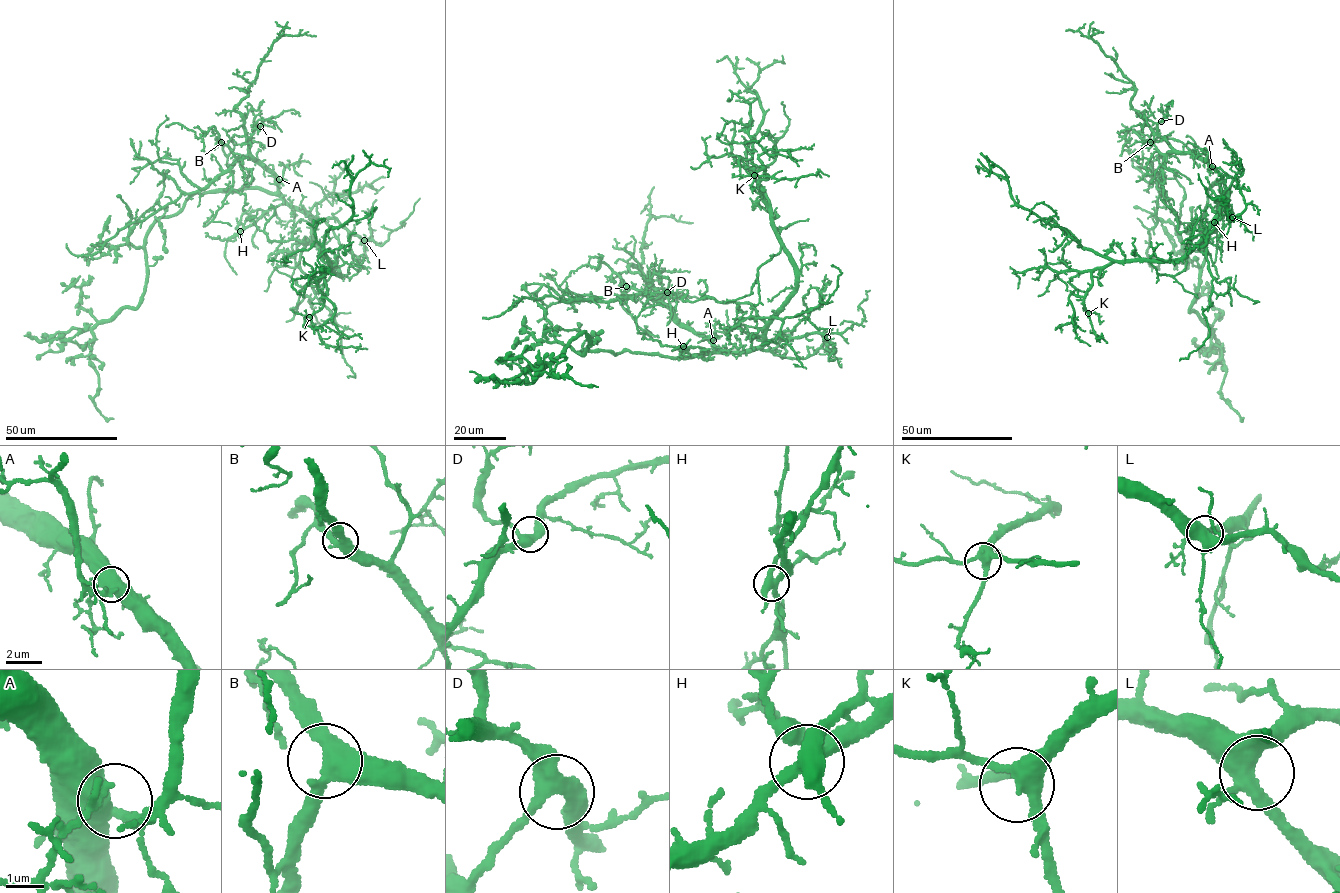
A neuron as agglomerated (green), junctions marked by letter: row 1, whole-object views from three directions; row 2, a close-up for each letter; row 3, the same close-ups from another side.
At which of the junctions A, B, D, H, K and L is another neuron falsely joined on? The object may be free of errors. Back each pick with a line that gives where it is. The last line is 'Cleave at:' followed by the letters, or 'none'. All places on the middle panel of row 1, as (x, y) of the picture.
H: (683, 346)
Cleave at: H

